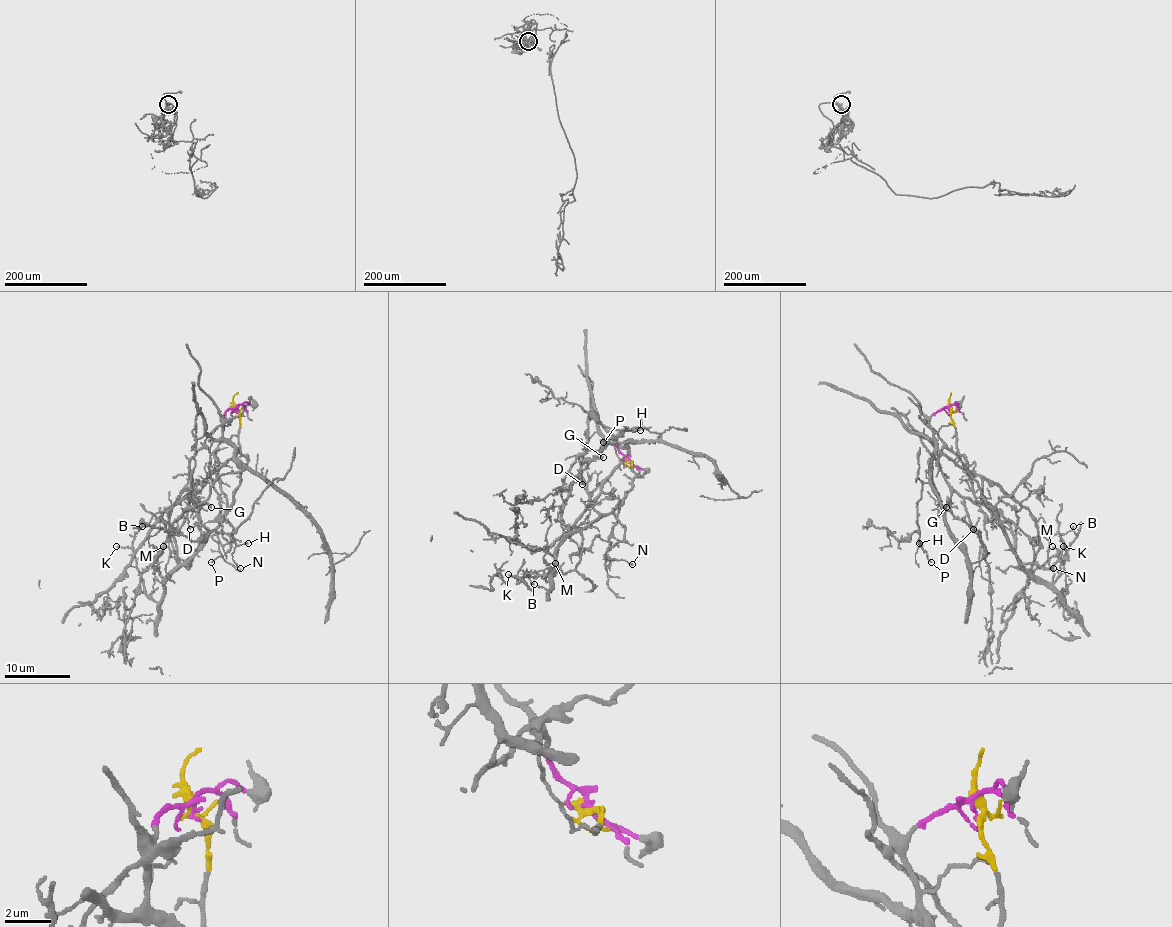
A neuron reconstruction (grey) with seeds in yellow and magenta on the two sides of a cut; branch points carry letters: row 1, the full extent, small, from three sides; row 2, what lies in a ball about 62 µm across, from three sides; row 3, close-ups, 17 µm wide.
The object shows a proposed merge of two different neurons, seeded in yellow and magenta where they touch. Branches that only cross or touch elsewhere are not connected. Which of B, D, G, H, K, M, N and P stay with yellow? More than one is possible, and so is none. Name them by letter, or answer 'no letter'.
B, D, G, K, M, N

